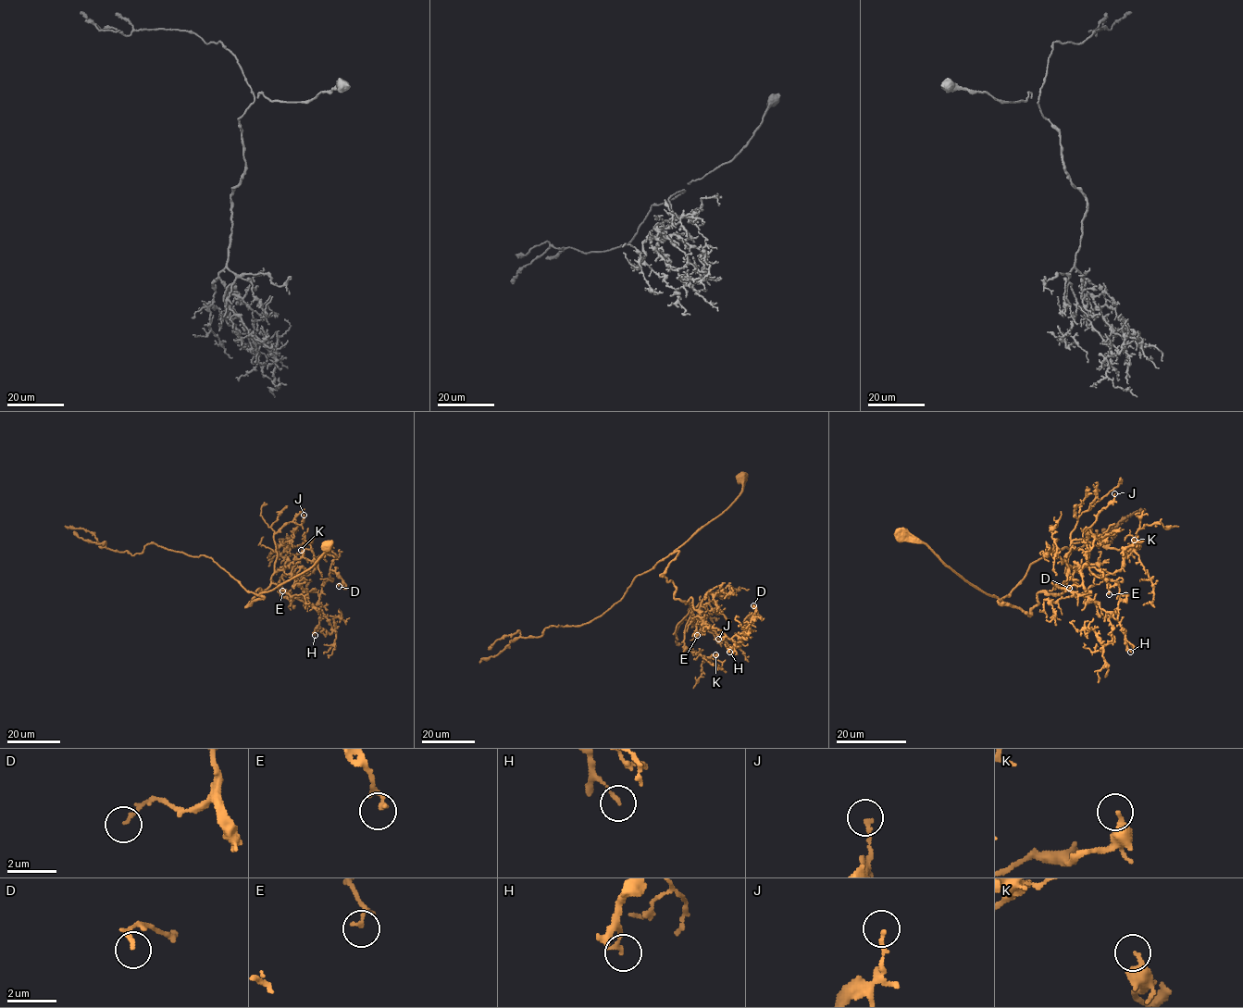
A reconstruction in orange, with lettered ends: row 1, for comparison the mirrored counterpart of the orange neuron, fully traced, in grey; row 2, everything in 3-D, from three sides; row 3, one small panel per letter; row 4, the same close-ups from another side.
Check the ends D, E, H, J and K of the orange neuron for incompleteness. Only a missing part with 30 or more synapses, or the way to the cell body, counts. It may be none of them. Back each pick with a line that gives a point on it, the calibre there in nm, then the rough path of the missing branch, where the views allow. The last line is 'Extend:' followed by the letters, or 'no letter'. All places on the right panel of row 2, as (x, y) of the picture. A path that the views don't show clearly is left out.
Extend: no letter

